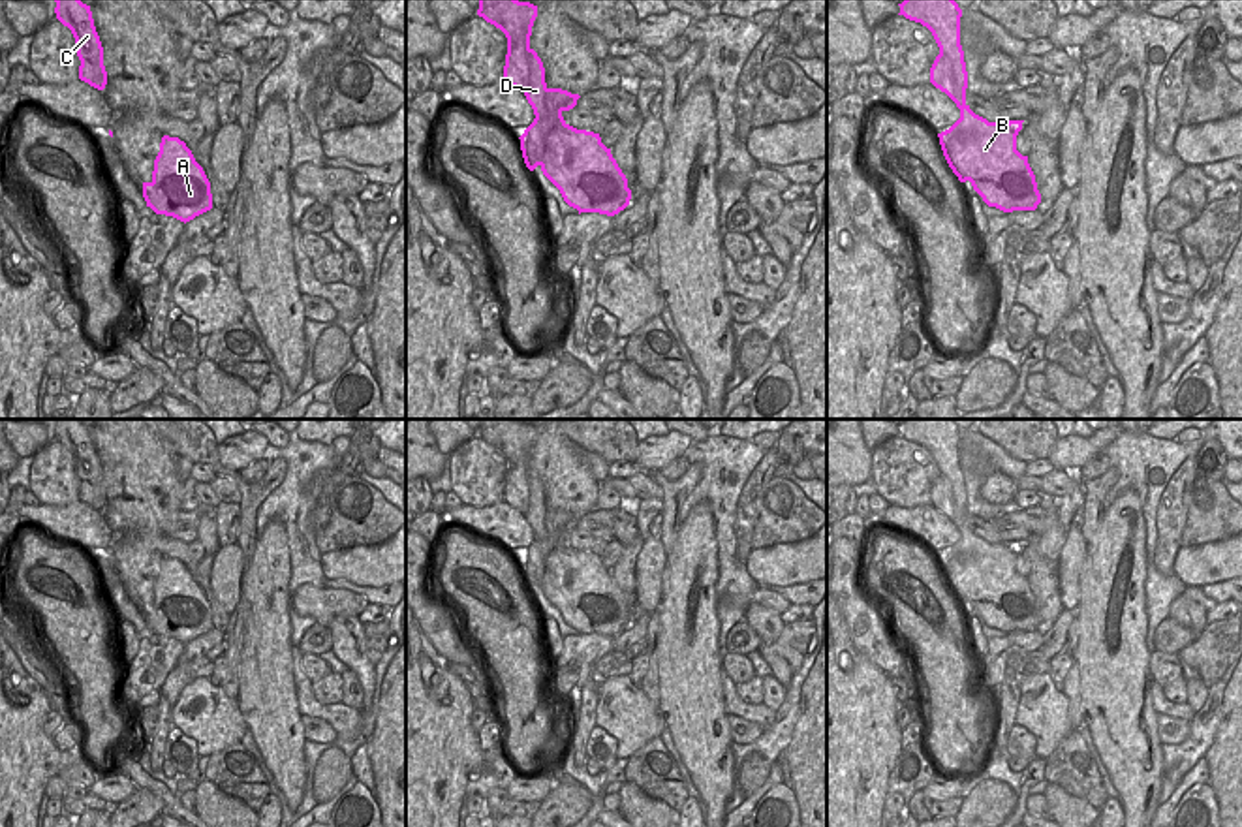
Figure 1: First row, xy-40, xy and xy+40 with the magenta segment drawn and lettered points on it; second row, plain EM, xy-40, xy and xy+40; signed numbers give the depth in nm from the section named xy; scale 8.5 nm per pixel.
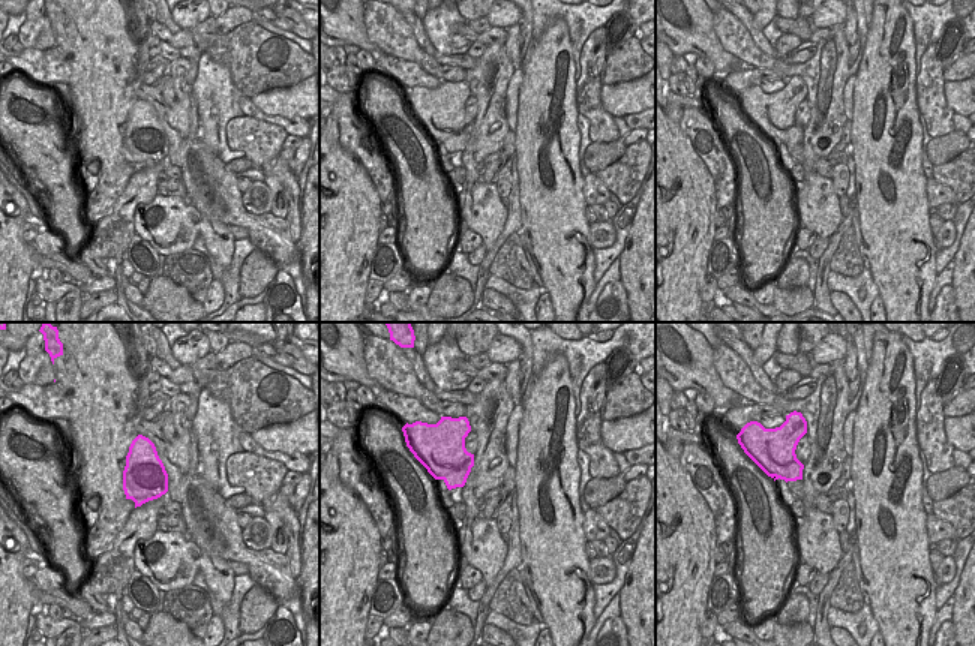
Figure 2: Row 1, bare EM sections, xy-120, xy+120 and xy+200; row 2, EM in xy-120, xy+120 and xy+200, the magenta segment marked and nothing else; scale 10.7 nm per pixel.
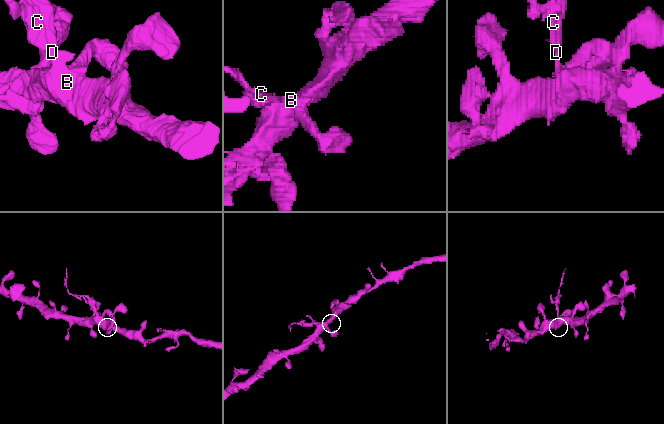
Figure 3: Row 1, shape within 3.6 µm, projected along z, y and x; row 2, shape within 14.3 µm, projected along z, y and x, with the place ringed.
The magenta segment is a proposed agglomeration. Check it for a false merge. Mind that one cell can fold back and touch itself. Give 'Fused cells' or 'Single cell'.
Fused cells.

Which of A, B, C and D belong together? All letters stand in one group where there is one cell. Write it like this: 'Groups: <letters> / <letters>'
Groups: A B / C D.

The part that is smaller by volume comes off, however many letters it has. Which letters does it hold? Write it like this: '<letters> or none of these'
C, D

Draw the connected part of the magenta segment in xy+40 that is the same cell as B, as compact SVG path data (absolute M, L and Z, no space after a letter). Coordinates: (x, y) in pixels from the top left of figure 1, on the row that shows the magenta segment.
M962 105L964 115L938 133L943 156L960 182L970 180L988 207L1035 211L1041 203L1028 156L1017 150L1024 120L988 122Z

